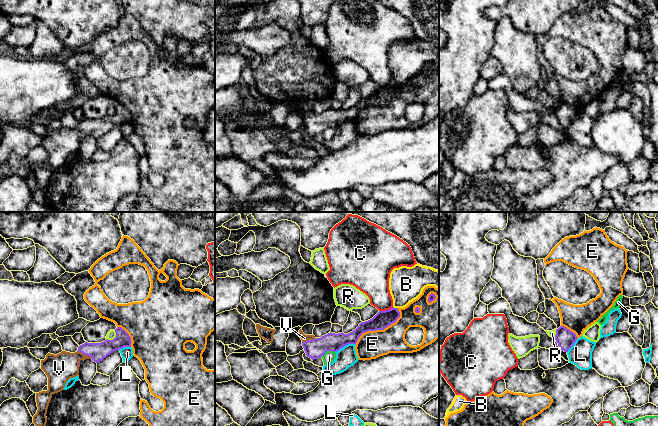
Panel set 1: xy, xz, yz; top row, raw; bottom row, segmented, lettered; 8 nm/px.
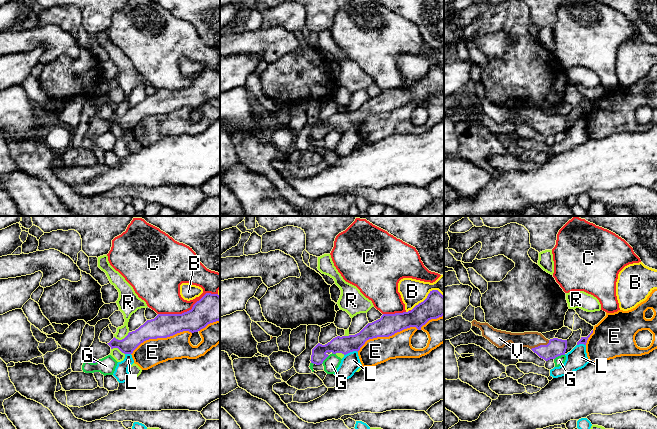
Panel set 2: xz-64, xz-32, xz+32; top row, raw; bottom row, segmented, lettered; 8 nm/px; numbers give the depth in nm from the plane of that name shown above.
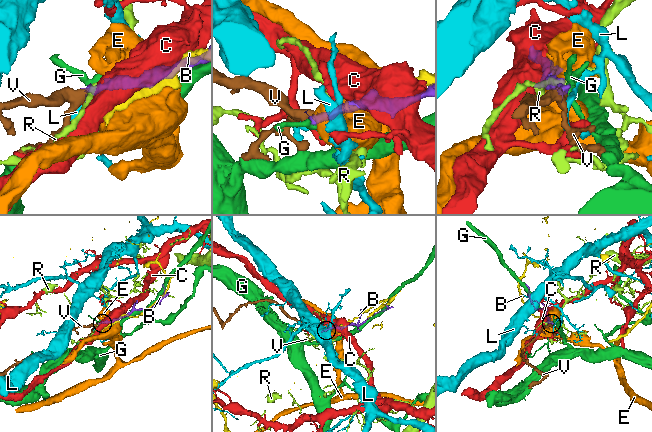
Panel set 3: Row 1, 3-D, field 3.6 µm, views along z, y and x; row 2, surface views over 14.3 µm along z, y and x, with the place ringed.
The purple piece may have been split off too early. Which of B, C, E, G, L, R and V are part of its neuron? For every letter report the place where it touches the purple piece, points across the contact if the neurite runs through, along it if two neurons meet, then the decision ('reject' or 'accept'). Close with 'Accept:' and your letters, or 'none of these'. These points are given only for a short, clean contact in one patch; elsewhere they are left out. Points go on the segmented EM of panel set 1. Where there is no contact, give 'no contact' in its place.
B: meets purple in xz at (395, 308); reject
C: meets purple in xz at (386, 310); reject
E: meets purple in xz at (380, 329); reject
G: meets purple in xz at (328, 350); reject
L: meets purple in xz at (345, 345); border along xz (355, 343), (344, 345), (336, 352); reject
R: meets purple in xy at (114, 338); border along xy (115, 330), (115, 336), (112, 339), (106, 339); reject
V: meets purple in xy at (84, 354); runs through xy (98, 351), (84, 354), (78, 355), (59, 368); accept
Accept: V

